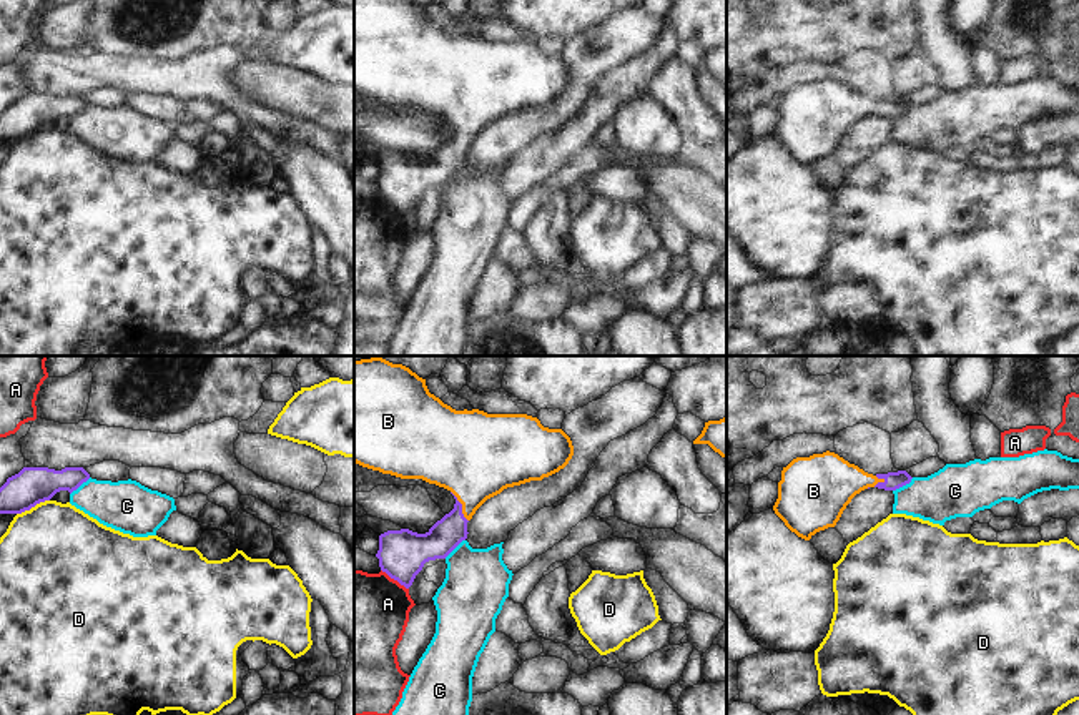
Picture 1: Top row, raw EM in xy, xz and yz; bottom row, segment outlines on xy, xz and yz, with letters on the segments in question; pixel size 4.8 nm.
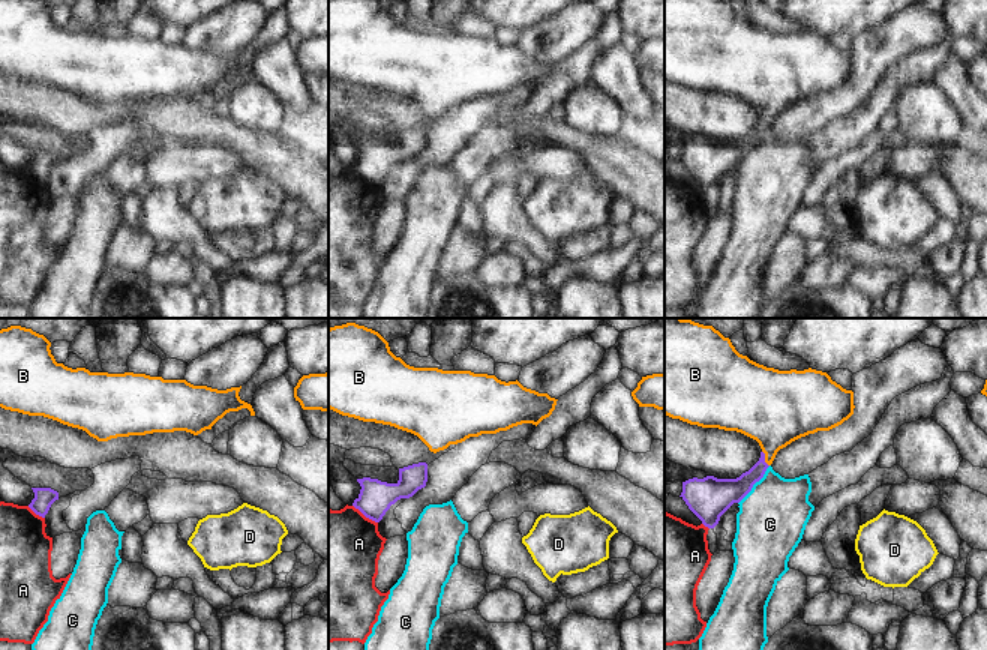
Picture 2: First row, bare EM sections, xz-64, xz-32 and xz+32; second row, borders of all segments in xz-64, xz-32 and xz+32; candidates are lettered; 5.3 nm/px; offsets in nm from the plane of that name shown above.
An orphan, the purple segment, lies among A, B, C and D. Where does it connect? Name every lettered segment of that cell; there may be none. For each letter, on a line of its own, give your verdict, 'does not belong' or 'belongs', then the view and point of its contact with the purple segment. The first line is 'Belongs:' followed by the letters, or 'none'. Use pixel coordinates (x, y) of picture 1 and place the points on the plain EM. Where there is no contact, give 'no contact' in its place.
Belongs: B
A: does not belong; meets purple in xz at (394, 207)
B: belongs; meets purple in xz at (461, 133)
C: does not belong; meets purple in yz at (903, 112)
D: does not belong; meets purple in xy at (32, 133)

